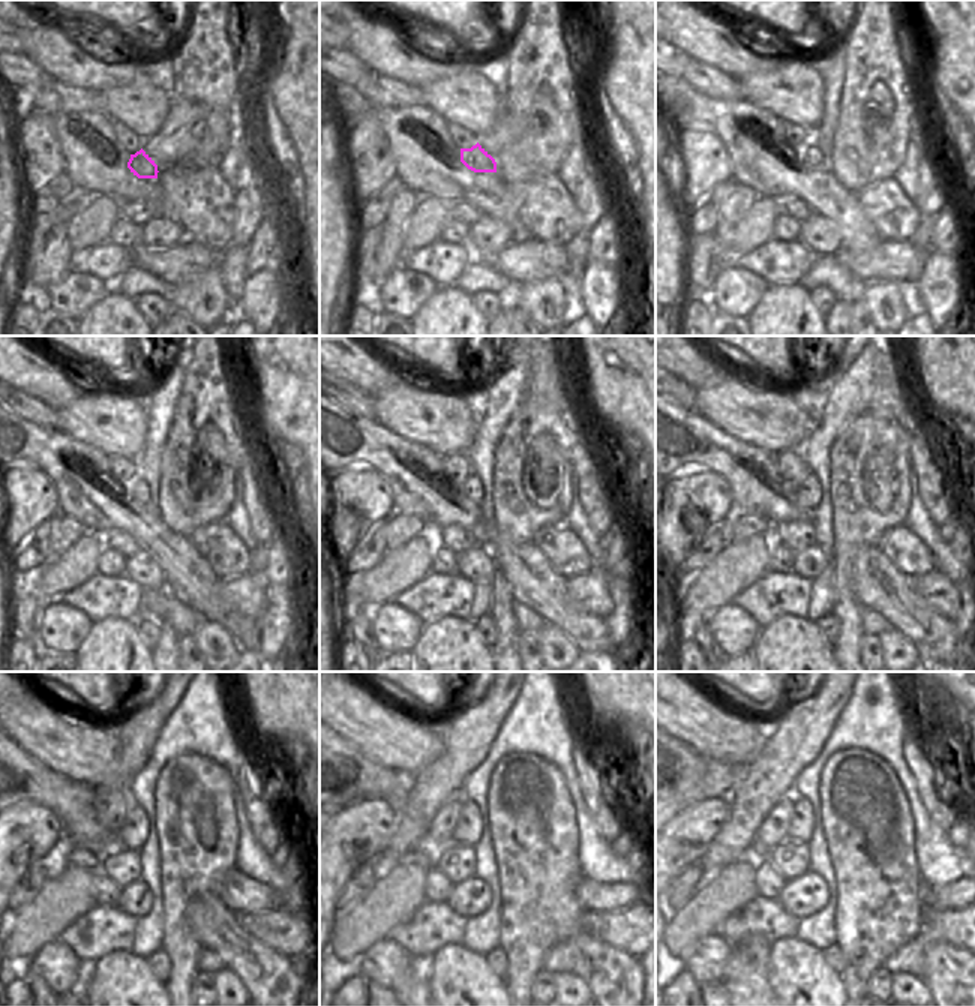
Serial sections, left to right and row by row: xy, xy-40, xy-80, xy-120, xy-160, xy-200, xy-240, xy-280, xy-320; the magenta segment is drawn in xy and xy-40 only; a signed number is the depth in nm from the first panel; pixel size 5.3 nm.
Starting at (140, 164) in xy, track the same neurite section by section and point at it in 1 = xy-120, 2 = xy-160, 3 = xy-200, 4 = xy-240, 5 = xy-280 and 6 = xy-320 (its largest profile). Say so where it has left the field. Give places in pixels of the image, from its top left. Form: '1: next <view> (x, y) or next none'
1: next xy-120 (138, 491)
2: next xy-160 (473, 489)
3: next xy-200 (809, 494)
4: next xy-240 (134, 831)
5: next xy-280 (468, 829)
6: next xy-320 (801, 825)

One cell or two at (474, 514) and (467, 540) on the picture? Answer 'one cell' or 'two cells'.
two cells

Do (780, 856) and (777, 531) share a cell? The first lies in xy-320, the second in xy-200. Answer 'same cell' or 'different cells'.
same cell

